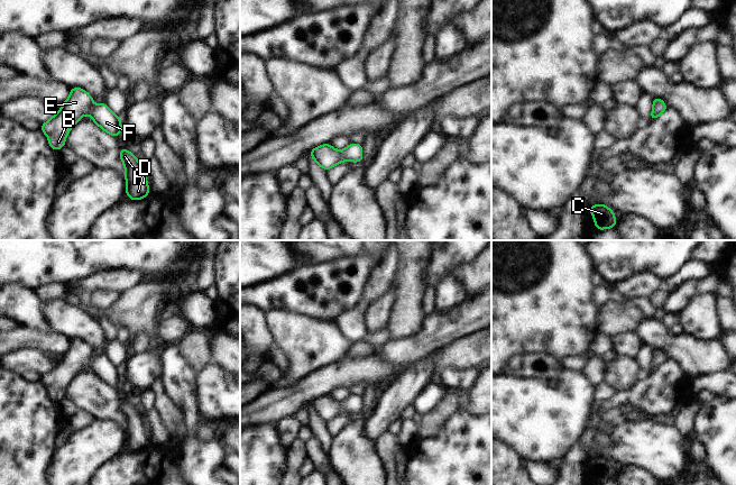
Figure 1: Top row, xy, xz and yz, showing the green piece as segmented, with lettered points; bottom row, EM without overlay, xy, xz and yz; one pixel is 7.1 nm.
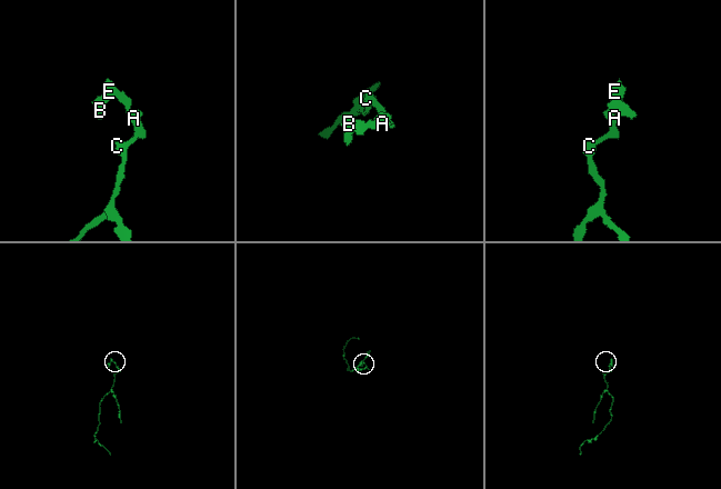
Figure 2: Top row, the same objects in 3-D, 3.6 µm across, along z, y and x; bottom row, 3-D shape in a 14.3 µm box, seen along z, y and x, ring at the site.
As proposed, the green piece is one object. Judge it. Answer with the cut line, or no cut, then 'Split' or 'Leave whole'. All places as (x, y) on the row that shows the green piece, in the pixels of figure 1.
No split. Leave whole.

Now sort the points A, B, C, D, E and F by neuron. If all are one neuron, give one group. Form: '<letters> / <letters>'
A B C D E F

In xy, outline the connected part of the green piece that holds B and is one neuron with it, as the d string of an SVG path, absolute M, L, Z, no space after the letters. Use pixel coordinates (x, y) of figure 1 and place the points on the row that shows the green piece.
M71 88L70 97L62 104L62 109L40 126L43 132L49 138L48 145L54 150L65 146L70 130L85 113L90 115L105 132L118 138L122 130L120 117L116 116L104 102L95 107L93 98L85 90Z

